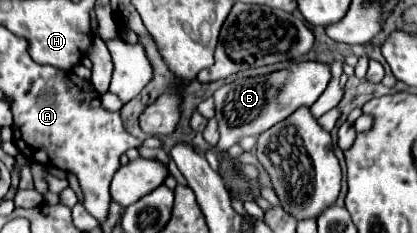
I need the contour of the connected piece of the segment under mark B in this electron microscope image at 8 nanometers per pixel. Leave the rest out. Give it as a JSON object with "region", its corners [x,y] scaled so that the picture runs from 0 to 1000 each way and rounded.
{"region":[[[712,266],[693,292],[635,318],[635,326],[592,326],[564,335],[549,361],[535,361],[516,386],[516,506],[525,524],[530,601],[520,618],[525,644],[544,644],[573,592],[616,584],[664,524],[698,498],[722,455],[746,464],[755,429],[779,395],[784,361],[794,352],[794,300],[775,266]]]}

